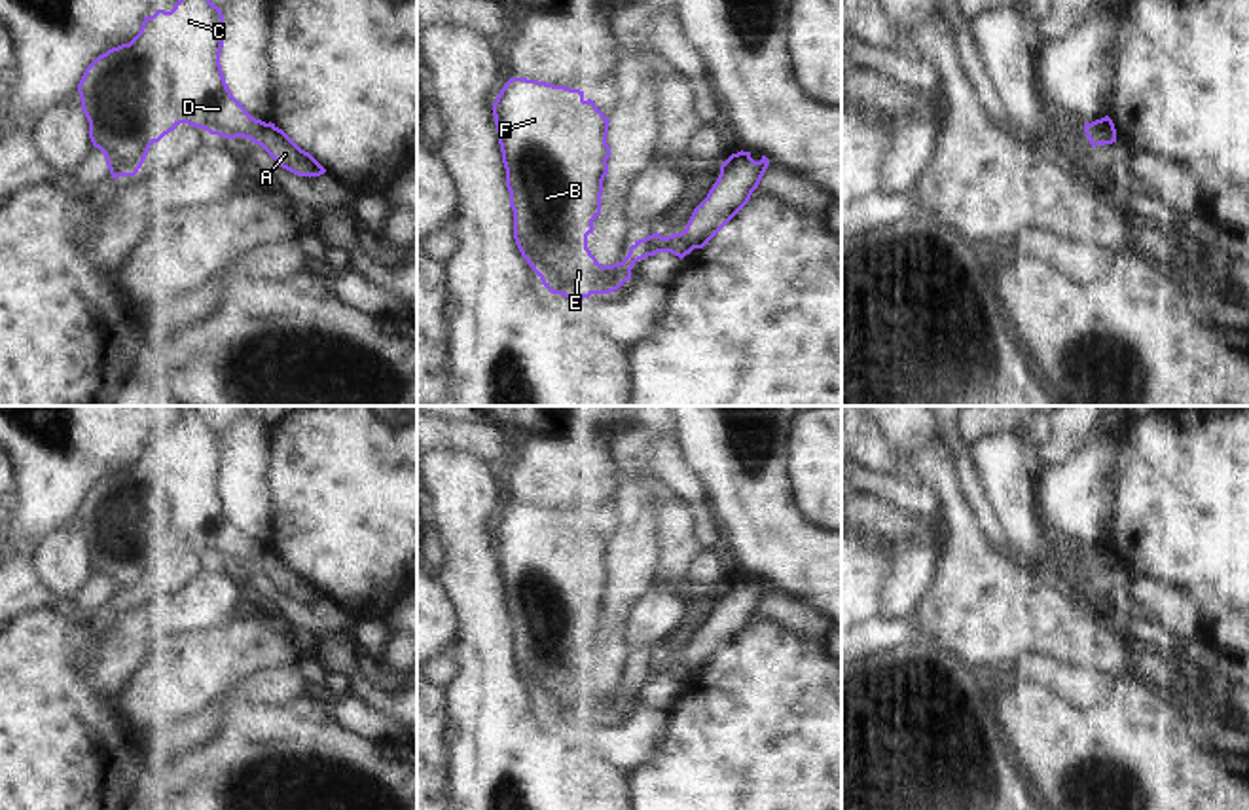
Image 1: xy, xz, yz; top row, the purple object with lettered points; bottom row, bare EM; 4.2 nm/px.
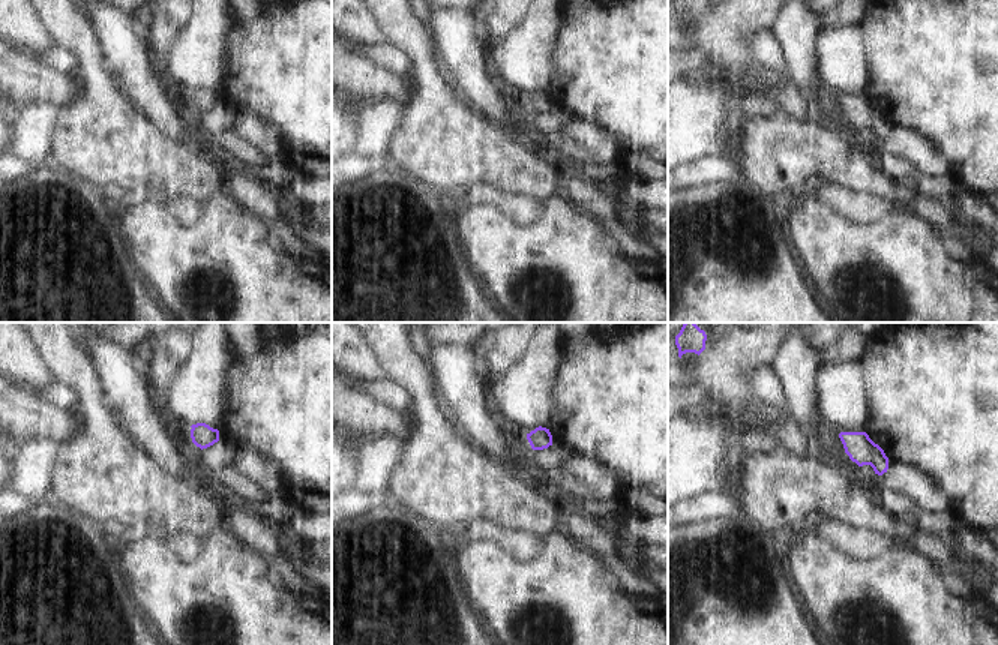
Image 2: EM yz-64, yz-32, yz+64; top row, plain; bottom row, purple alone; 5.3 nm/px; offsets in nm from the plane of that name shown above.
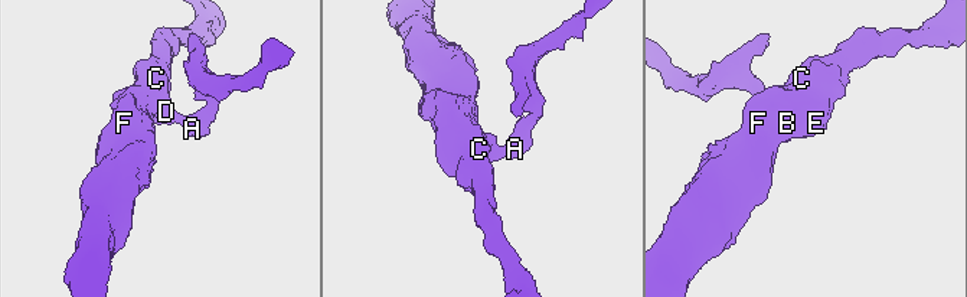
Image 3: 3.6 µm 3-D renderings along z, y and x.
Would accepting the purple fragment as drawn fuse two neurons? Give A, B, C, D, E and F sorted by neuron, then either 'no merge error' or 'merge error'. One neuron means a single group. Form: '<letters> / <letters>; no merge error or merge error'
A / B C D E F; merge error

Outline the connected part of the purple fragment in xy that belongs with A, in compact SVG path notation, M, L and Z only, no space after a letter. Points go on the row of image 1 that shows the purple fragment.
M267 123L260 146L286 171L298 176L320 176L326 169L305 150L301 150L282 129Z

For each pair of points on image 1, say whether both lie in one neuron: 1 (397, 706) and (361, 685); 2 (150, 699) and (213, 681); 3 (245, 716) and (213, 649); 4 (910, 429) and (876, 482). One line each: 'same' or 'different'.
1: same
2: same
3: different
4: different

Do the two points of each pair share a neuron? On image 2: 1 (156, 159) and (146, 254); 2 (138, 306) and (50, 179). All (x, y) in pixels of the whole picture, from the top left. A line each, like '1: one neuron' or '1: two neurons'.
1: two neurons
2: one neuron

